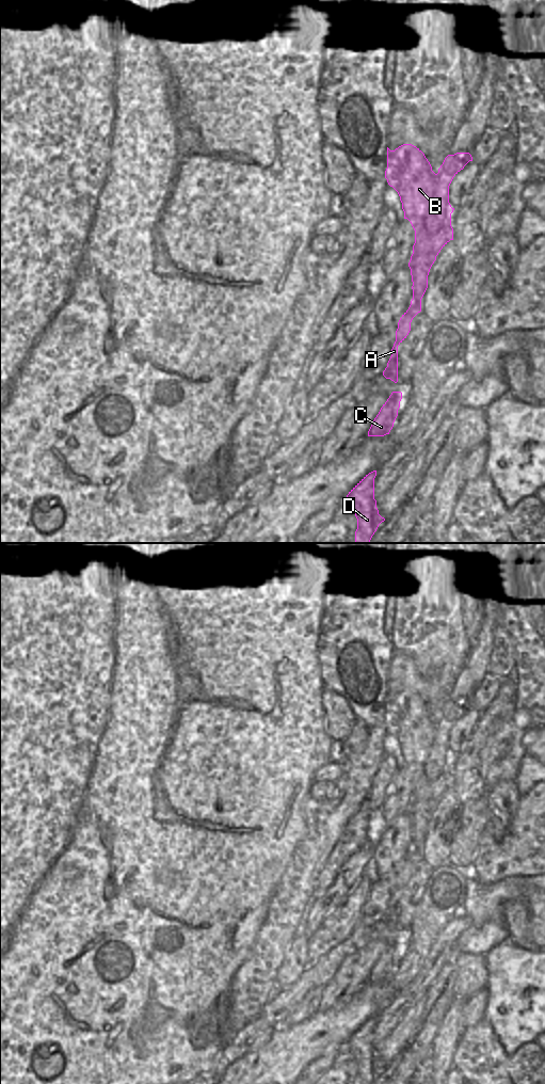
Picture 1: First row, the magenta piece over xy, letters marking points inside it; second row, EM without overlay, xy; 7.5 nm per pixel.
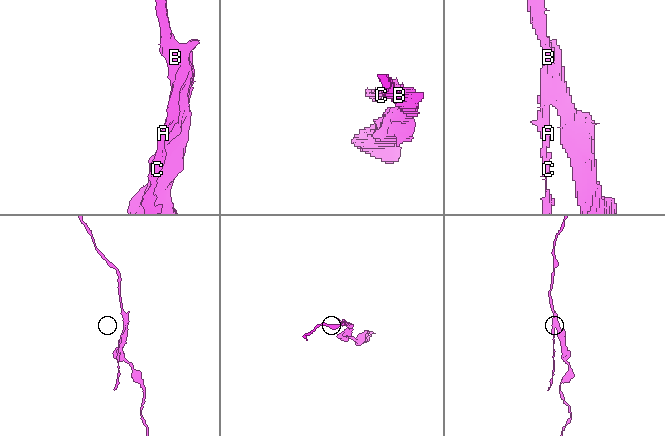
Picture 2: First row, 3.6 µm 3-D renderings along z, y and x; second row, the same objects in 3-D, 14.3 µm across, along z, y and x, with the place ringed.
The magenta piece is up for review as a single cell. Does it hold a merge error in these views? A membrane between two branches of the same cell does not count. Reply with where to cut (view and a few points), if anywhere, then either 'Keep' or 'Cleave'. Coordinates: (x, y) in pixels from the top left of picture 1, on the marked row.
Split along xy (428, 271), (419, 273), (416, 287), (413, 289). Cleave.

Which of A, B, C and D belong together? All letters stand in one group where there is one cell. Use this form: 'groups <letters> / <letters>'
groups A C D / B

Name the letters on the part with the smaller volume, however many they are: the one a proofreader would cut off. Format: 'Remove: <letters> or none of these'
Remove: A, C, D

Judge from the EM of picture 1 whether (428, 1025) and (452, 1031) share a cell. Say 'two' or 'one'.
two

